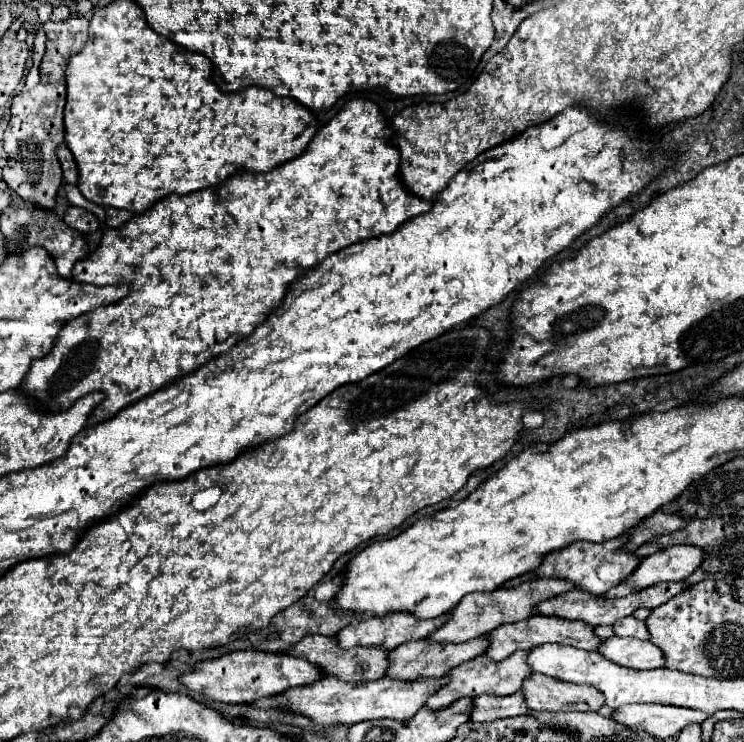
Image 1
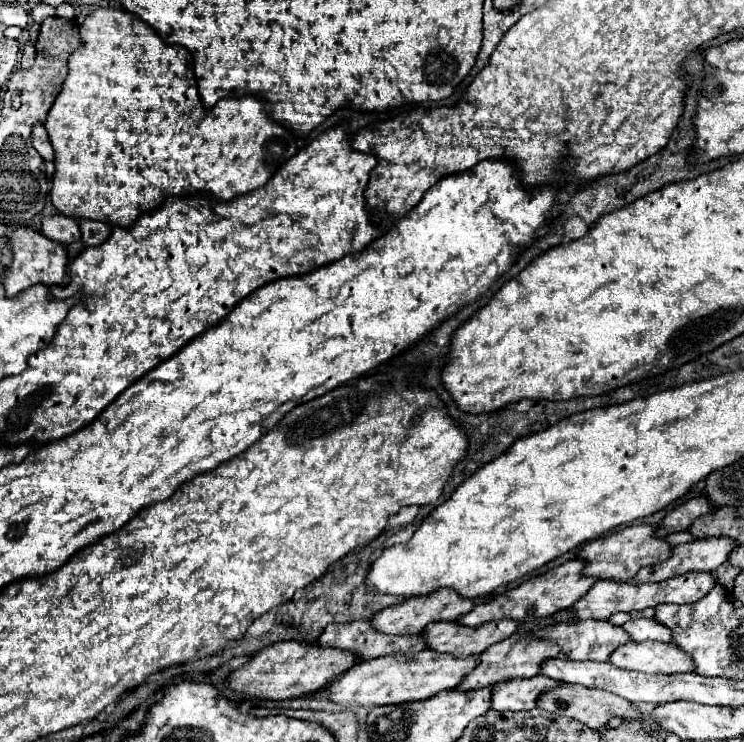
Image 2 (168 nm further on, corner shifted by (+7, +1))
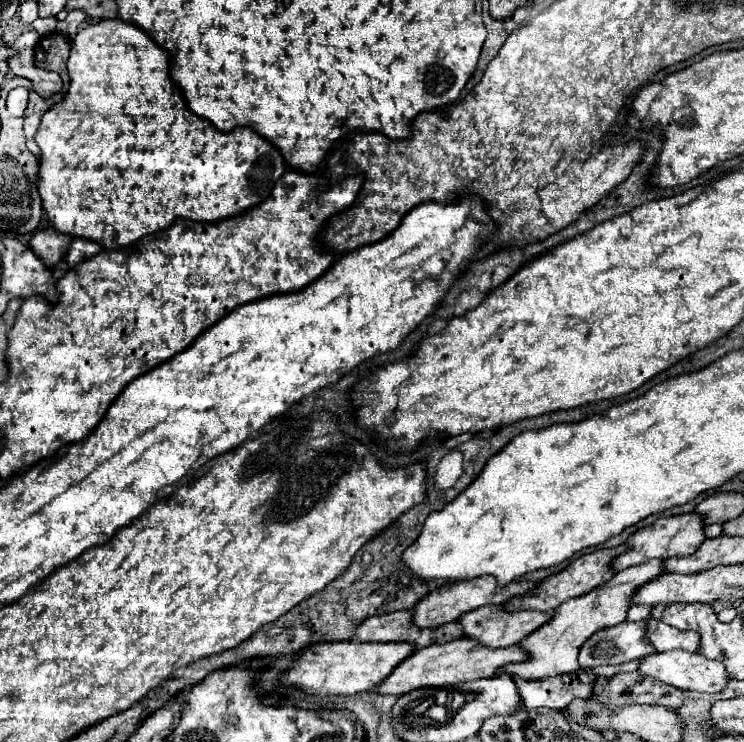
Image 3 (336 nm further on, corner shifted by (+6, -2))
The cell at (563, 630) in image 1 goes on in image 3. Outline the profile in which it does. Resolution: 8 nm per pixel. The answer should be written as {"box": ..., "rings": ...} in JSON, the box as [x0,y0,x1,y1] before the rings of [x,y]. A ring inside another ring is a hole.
{"box":[579,620,655,668],"rings":[[[625,620],[595,632],[595,636],[591,636],[579,650],[579,664],[581,668],[623,664],[653,652],[655,648],[645,640],[645,622]]]}

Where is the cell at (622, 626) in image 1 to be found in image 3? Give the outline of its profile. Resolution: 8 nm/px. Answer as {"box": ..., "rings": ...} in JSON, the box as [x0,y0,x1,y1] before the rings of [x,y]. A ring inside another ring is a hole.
{"box":[645,618,699,652],"rings":[[[647,618],[647,628],[645,628],[645,636],[651,642],[651,646],[659,652],[665,650],[687,650],[687,652],[695,652],[699,646],[699,634],[691,632],[691,630],[677,630],[669,624],[663,624],[661,620],[653,620]]]}

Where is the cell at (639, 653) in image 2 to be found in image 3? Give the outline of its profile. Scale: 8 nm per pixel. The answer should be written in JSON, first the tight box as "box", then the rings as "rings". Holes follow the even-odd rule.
{"box":[639,650,727,692],"rings":[[[675,650],[675,652],[653,652],[651,656],[645,656],[639,660],[639,672],[645,676],[657,678],[669,686],[681,688],[681,690],[699,690],[699,692],[719,692],[727,684],[727,672],[723,664],[713,662],[703,658],[697,652],[687,652],[687,650]]]}

